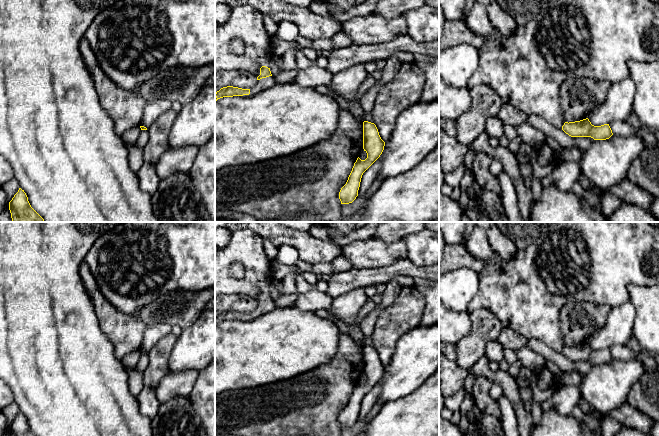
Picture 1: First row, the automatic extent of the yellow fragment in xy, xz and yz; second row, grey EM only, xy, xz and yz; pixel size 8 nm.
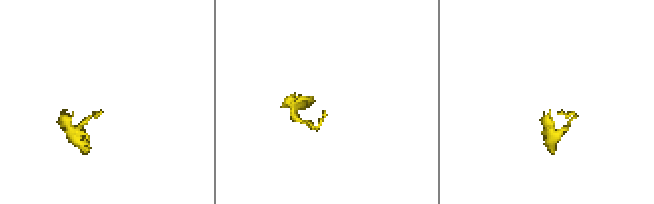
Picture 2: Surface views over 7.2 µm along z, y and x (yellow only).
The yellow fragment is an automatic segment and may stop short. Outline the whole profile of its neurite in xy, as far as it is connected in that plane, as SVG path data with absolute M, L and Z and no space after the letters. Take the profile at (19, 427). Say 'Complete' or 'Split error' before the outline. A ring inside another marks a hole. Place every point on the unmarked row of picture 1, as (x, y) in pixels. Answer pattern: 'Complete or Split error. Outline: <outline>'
Complete. Outline: M21 412L9 426L9 434L10 436L36 436L31 431L26 417Z

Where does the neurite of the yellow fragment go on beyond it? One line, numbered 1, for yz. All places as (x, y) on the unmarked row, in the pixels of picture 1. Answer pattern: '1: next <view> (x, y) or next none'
1: next none

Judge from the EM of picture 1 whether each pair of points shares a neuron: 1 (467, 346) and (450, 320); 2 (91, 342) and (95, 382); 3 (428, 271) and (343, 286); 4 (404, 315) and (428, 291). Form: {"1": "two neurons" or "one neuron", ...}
{"1": "two neurons", "2": "one neuron", "3": "one neuron", "4": "two neurons"}

